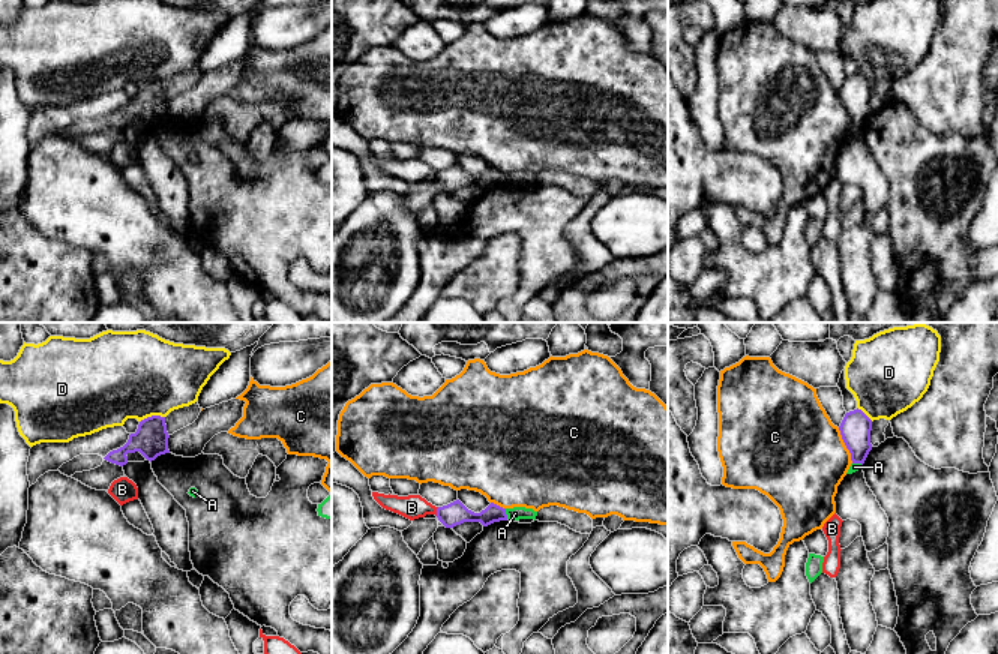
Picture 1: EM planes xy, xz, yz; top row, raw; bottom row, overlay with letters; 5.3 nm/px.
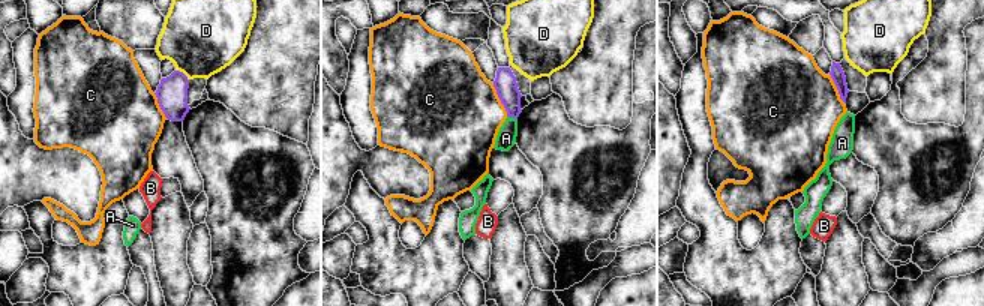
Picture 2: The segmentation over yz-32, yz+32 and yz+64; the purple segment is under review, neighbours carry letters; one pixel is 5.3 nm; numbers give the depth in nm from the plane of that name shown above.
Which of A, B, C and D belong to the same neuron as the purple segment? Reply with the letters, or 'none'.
none

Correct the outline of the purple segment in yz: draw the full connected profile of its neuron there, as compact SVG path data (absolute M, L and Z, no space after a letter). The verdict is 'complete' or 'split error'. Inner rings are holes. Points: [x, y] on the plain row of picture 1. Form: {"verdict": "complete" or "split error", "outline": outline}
{"verdict": "complete", "outline": "M857 72L845 78L839 94L846 112L851 117L852 128L863 129L869 116L872 114L872 84Z"}

